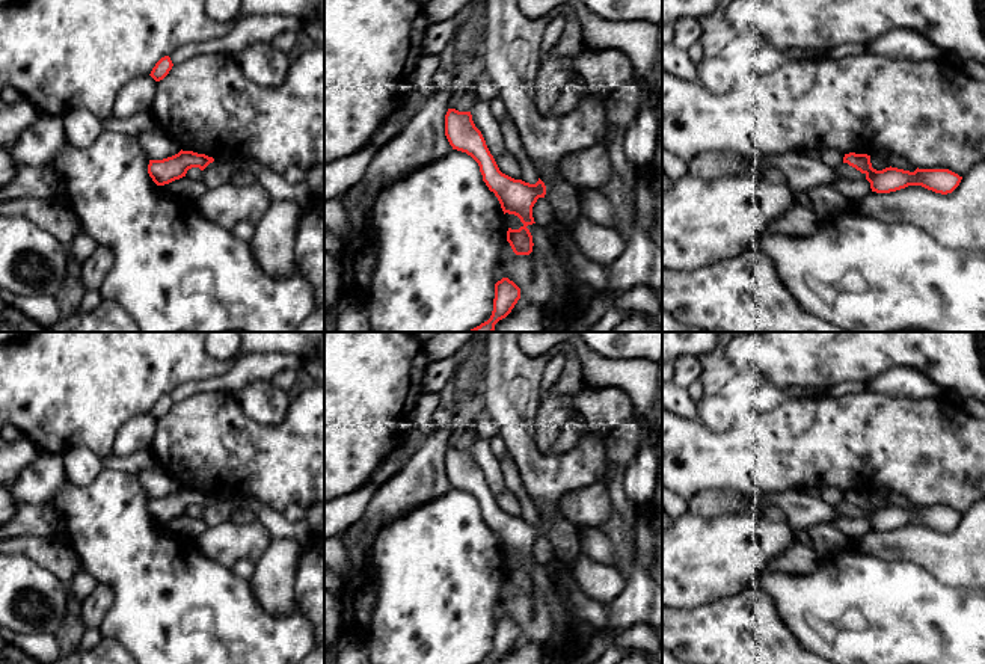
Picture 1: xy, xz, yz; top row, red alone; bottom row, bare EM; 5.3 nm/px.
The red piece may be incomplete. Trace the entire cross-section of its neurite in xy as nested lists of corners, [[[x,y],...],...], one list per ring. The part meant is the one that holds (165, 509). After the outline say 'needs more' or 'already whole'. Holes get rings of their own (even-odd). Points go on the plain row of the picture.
[[[180,489],[178,492],[163,496],[149,498],[148,512],[157,524],[169,522],[186,515],[192,506],[204,509],[214,496],[193,489]]]; already whole

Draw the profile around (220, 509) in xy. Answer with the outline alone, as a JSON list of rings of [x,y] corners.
[[[214,496],[204,509],[201,518],[207,527],[214,527],[231,521],[234,516],[234,503],[231,496]]]

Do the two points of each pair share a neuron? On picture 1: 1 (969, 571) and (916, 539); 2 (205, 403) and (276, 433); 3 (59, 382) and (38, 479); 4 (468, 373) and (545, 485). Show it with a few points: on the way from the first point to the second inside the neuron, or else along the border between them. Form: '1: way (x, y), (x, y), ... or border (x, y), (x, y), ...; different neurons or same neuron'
1: way (955, 557), (929, 550); same neuron
2: way (224, 414), (246, 423), (258, 432); same neuron
3: border (42, 451), (56, 451), (62, 456); different neurons
4: border (486, 353), (481, 362), (478, 388); different neurons

